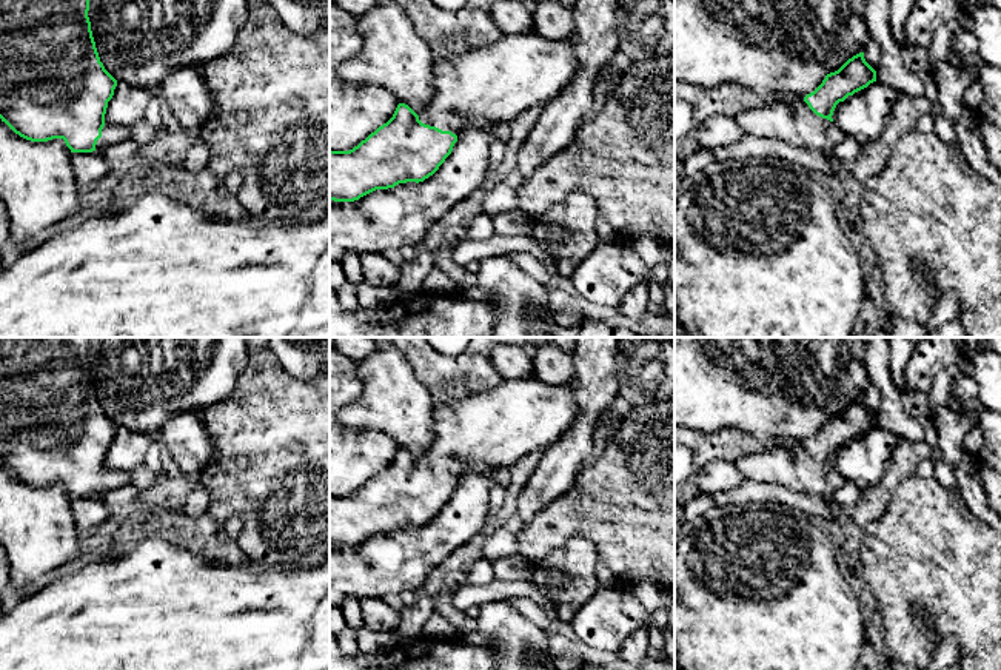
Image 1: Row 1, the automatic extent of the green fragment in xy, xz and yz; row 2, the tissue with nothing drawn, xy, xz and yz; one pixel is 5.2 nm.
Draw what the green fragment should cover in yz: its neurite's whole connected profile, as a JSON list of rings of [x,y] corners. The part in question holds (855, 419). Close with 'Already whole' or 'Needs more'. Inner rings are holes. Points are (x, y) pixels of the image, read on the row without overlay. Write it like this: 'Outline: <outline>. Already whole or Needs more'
Outline: [[[859,397],[838,416],[827,419],[822,428],[799,447],[745,454],[735,464],[747,481],[825,497],[842,482],[832,464],[836,450],[873,427],[876,416],[865,407],[864,397]]]. Needs more

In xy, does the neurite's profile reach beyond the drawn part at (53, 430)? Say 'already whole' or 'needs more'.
needs more

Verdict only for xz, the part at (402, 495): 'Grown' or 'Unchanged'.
Grown

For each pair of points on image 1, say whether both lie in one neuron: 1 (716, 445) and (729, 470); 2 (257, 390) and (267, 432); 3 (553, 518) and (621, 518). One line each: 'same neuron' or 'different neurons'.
1: different neurons
2: same neuron
3: same neuron

